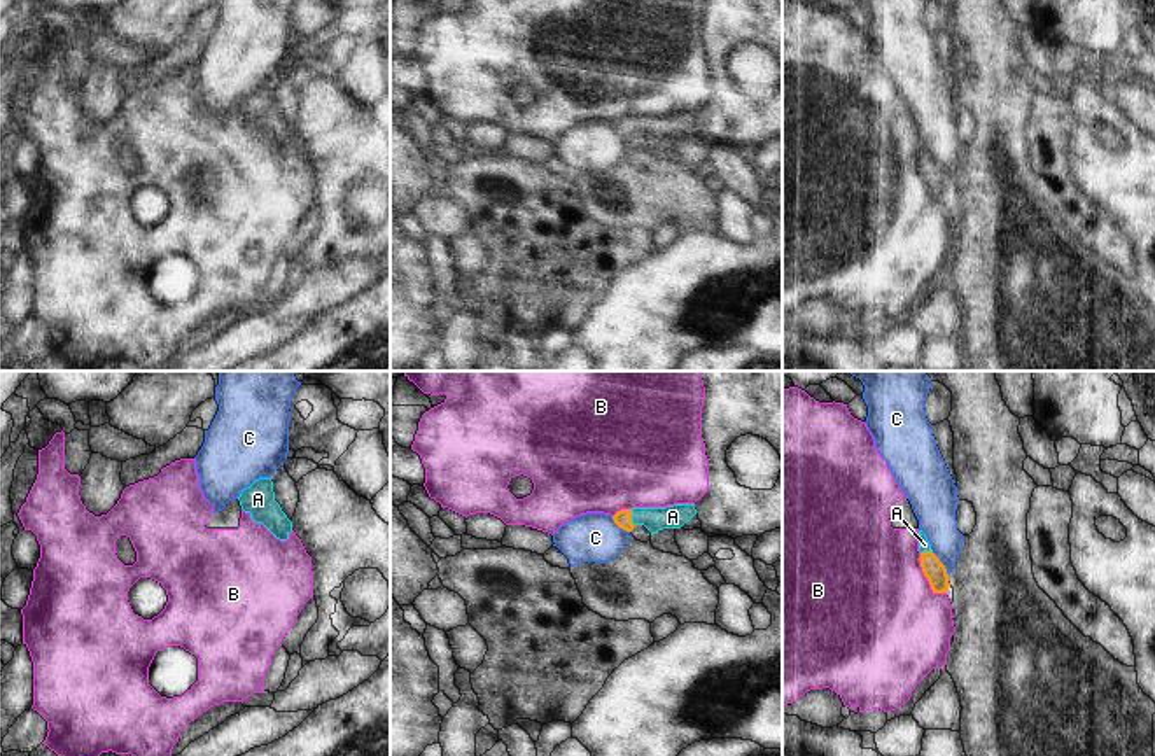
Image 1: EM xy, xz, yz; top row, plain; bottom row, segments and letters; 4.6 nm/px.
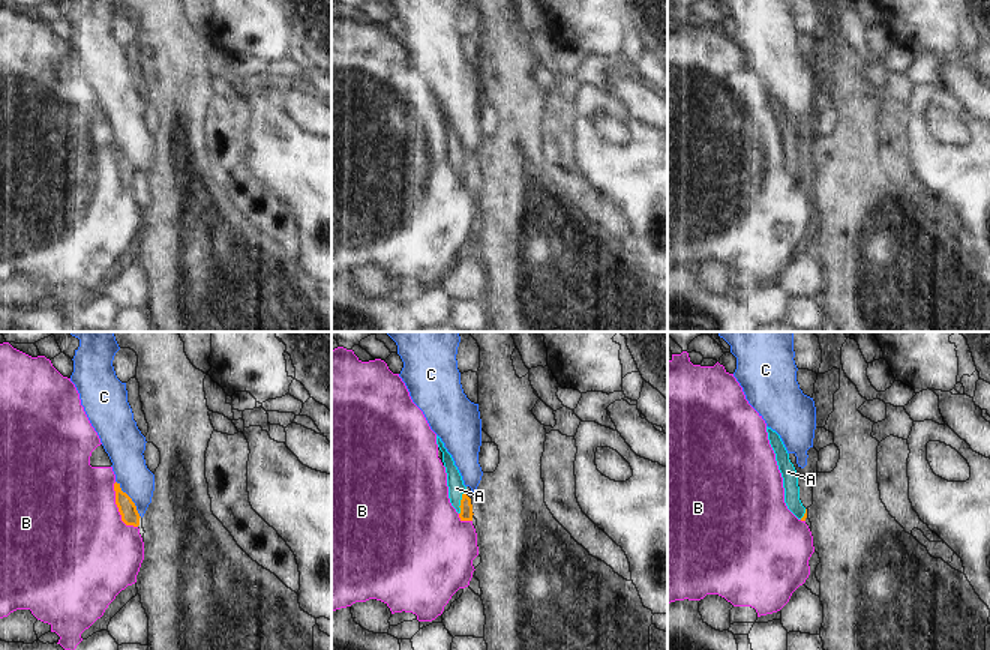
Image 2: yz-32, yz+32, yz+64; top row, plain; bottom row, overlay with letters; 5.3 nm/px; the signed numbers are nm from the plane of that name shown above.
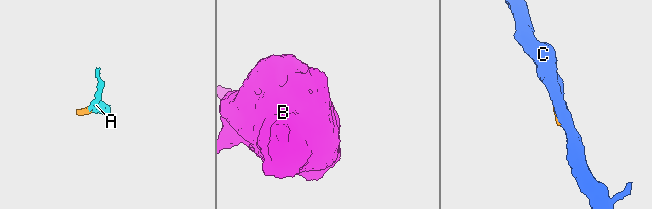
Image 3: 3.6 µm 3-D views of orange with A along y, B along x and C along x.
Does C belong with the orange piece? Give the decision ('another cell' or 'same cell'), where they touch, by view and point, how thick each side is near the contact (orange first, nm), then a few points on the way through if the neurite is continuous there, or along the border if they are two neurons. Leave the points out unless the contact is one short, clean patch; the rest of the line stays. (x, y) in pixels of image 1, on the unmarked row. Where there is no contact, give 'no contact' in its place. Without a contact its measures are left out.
another cell | yz (942, 172) | 100/180 nm | along yz (931, 160), (947, 182)

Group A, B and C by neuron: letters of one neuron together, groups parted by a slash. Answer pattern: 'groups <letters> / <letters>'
groups A / B / C

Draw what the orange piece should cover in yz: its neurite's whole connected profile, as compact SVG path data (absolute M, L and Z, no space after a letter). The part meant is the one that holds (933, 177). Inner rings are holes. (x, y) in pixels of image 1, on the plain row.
M919 138L919 159L920 175L931 192L933 201L947 201L950 194L947 177L933 161L931 152L922 138Z

